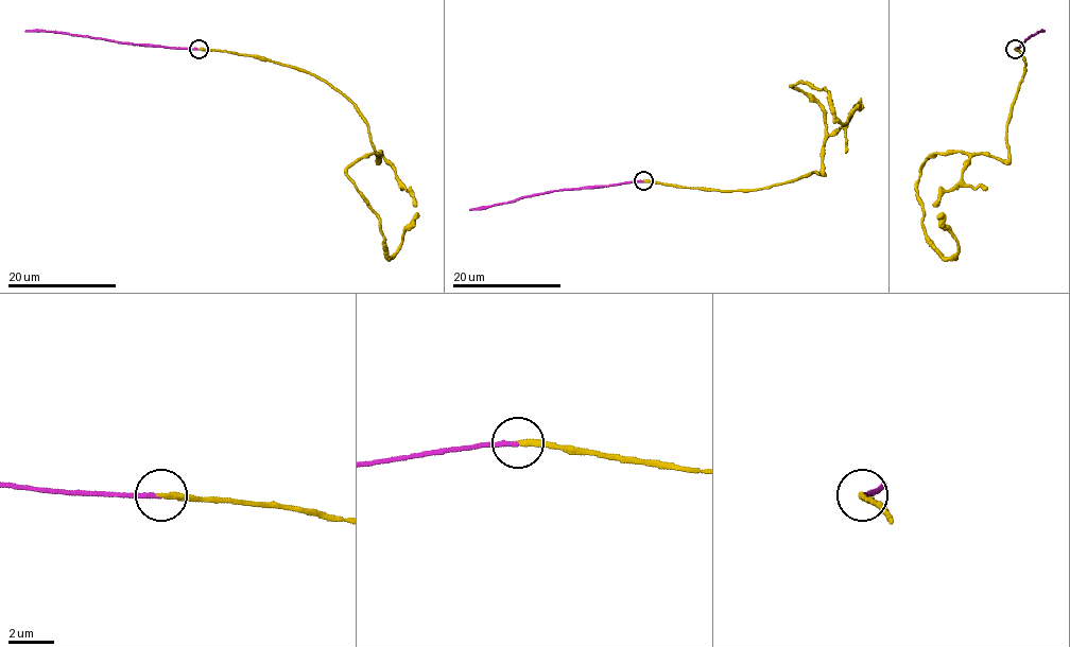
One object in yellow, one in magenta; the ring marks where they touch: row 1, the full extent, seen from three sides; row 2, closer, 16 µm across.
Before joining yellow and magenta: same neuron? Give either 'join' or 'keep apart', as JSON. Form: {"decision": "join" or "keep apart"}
{"decision": "join"}

